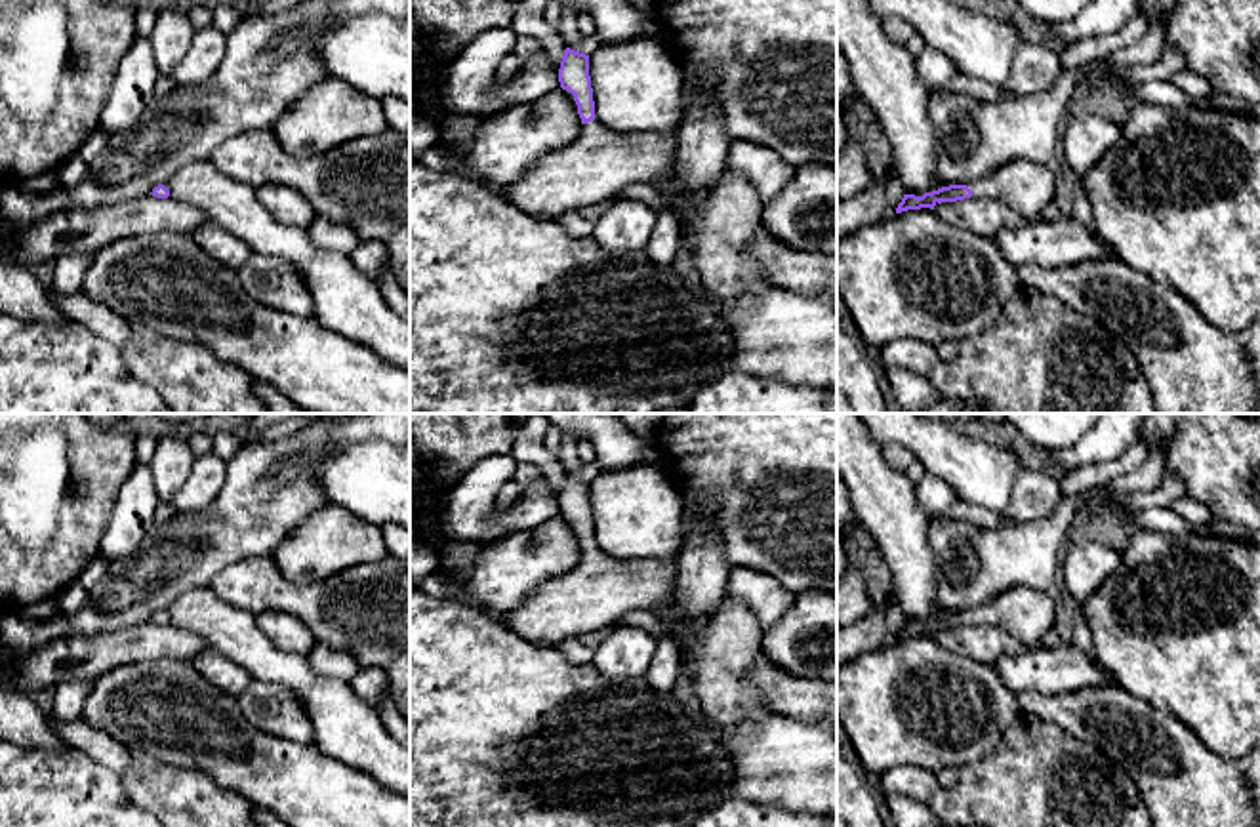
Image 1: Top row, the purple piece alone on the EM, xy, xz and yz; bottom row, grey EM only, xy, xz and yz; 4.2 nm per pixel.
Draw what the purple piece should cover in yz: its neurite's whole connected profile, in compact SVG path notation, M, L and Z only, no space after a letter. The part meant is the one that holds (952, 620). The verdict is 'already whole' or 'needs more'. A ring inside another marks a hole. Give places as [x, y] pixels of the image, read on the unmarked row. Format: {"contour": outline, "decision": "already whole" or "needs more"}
{"contour": "M1016 587L968 612L949 612L923 623L904 621L896 640L921 635L934 636L942 629L976 623L1003 627L1027 650L1033 650L1041 646L1043 636L1054 627L1054 619L1054 600L1047 591Z", "decision": "needs more"}

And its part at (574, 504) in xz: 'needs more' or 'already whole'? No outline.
needs more

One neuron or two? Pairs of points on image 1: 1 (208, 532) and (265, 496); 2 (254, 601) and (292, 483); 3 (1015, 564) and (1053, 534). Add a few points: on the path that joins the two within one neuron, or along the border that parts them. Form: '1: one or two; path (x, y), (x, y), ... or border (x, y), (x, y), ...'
1: one; path (222, 532), (233, 528), (252, 509)
2: two; border (269, 553), (246, 557), (227, 568)
3: one; path (1024, 555), (1043, 538)

